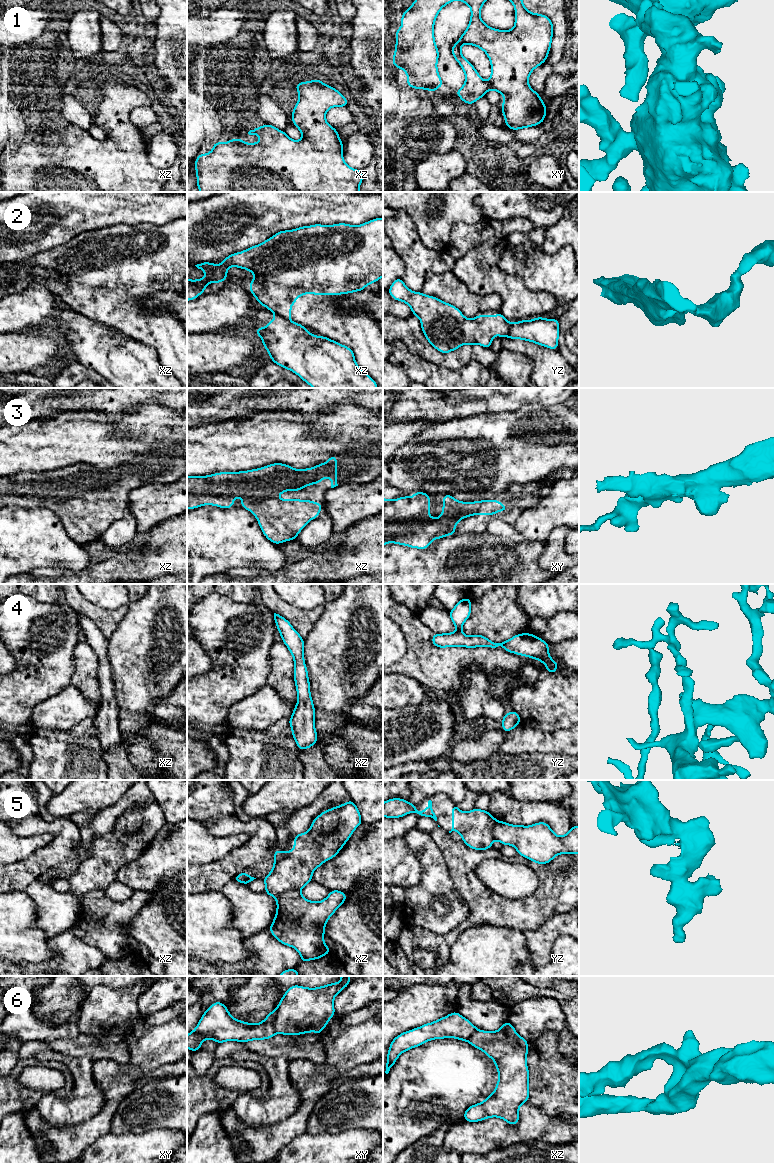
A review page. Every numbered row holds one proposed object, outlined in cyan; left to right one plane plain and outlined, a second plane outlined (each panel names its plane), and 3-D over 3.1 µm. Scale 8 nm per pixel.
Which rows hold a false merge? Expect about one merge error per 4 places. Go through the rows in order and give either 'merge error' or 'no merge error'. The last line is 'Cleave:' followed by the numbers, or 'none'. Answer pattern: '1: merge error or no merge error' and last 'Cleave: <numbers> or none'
1: no merge error
2: merge error
3: no merge error
4: no merge error
5: merge error
6: merge error
Cleave: 2, 5, 6

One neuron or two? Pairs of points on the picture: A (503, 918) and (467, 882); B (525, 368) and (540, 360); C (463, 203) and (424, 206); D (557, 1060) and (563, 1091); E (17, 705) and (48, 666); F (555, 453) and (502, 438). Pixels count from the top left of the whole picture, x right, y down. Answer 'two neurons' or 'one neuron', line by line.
A: one neuron
B: two neurons
C: one neuron
D: one neuron
E: one neuron
F: one neuron

